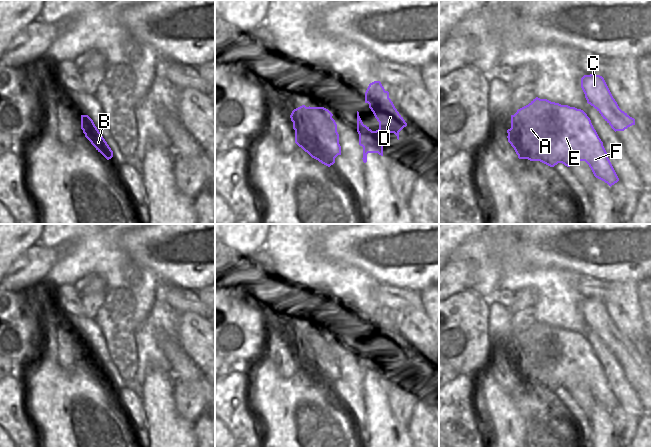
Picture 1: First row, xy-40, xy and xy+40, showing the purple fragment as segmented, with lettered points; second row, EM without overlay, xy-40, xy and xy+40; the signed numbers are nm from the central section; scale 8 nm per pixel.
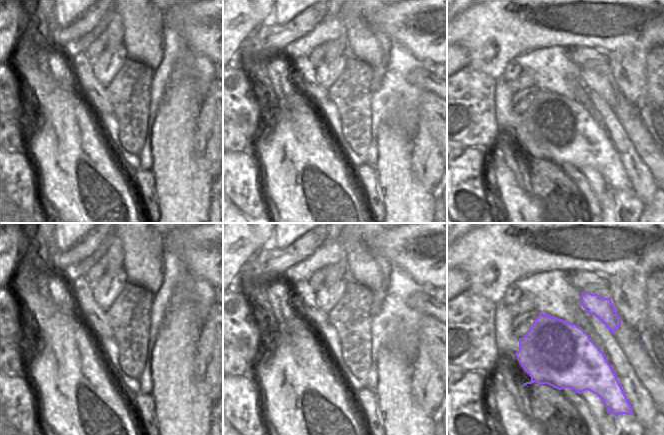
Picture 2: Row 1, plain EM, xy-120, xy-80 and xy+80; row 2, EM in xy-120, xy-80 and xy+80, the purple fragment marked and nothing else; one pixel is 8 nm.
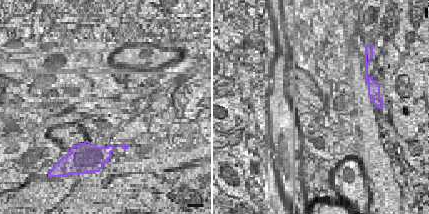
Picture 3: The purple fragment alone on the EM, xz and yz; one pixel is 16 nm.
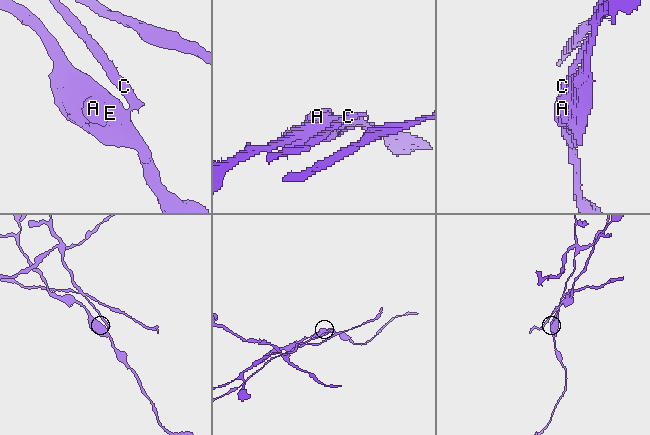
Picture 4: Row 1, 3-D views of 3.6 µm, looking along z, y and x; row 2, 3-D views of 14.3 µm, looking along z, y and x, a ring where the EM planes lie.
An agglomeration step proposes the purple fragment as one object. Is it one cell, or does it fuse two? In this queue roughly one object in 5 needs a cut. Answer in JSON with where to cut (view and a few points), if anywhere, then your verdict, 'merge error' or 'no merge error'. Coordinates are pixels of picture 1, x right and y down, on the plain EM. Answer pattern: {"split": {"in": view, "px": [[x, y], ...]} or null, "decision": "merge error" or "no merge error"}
{"split": {"in": "xy", "px": [[379, 352], [384, 358]]}, "decision": "merge error"}

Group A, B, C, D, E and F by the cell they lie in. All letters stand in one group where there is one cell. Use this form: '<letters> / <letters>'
A B E F / C D

